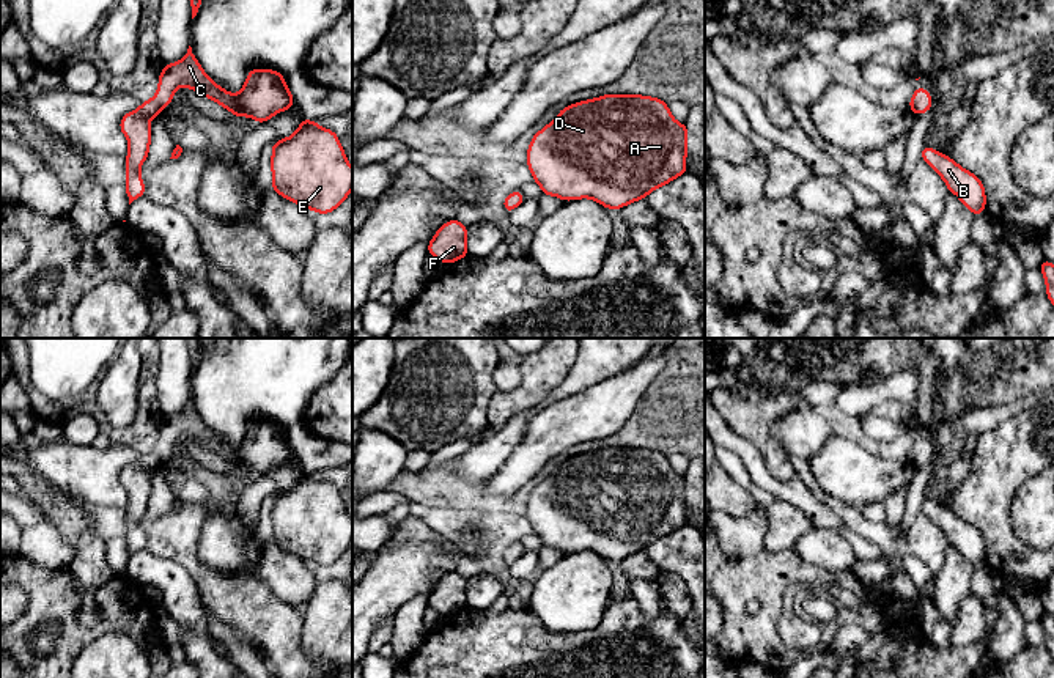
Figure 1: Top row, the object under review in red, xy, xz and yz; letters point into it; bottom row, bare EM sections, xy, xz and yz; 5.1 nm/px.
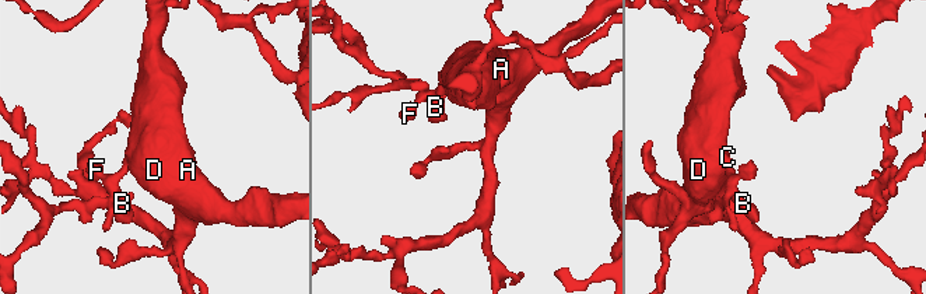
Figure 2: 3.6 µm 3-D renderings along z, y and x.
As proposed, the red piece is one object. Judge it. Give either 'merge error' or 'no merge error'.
no merge error

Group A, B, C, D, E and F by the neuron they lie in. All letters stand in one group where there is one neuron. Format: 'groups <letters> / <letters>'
groups A B C D E F

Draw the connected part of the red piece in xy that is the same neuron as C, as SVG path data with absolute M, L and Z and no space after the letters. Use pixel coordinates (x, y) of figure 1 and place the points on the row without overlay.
M190 398L182 412L165 417L157 431L157 445L134 464L126 466L120 475L120 481L129 496L126 507L127 530L124 535L129 557L145 547L140 519L149 505L149 472L159 469L168 459L178 439L198 444L228 461L234 469L244 470L249 467L256 475L264 475L294 456L289 439L285 437L283 431L285 428L272 422L250 422L242 442L238 447L231 447L201 422Z

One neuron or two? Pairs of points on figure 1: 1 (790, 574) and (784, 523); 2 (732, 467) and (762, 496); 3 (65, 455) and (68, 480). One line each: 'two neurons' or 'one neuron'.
1: two neurons
2: one neuron
3: one neuron

